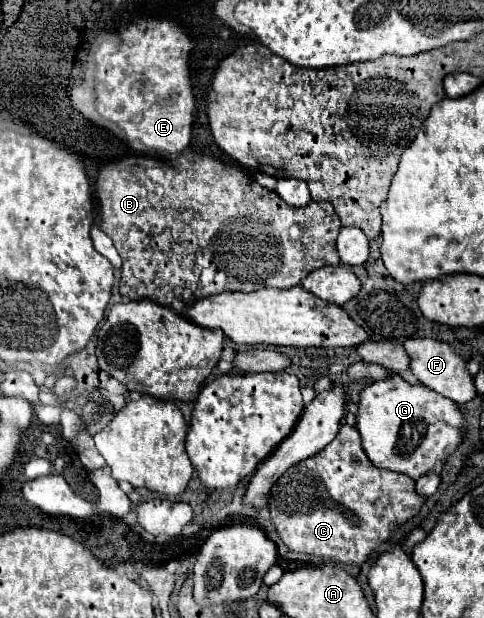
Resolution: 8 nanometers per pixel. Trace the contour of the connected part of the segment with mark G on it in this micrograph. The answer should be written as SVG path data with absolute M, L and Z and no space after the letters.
M390 371L386 379L378 379L360 391L356 427L362 435L362 447L366 455L376 467L406 473L412 479L418 479L420 475L446 463L446 459L460 447L468 423L466 423L462 409L454 401L444 399L442 395L438 395L436 391L430 391L428 387L420 383L416 385L408 383L400 373Z

